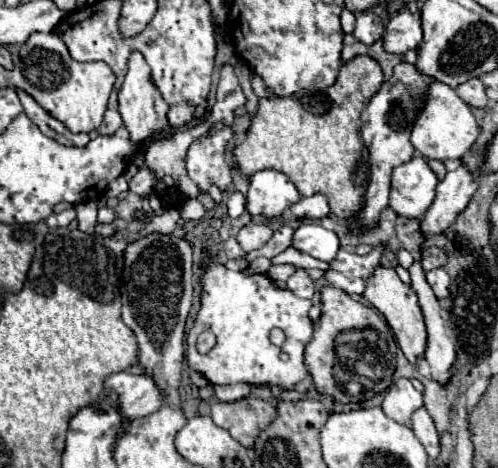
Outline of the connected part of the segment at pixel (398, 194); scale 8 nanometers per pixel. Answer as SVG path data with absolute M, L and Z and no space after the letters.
M414 156L392 172L392 198L396 200L390 200L390 208L398 216L422 218L434 200L436 184L438 178L426 158Z

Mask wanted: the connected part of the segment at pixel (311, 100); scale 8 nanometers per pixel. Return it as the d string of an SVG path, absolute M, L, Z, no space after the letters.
M356 56L352 62L342 64L334 86L322 92L298 92L290 98L260 98L260 110L252 118L246 140L234 148L238 168L242 174L252 176L260 170L278 170L286 174L302 196L324 194L330 204L330 212L338 218L352 218L364 208L364 194L370 182L368 150L360 138L360 114L370 98L380 90L384 82L382 68L370 56Z

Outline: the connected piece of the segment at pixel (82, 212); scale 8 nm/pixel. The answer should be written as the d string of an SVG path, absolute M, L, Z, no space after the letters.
M88 200L88 202L82 202L82 204L76 204L76 220L78 220L78 228L82 232L88 232L92 234L94 232L94 226L96 226L96 202L94 200Z

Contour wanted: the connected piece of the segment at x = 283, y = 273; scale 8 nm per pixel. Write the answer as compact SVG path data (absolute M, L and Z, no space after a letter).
M272 264L270 270L268 270L268 274L270 274L272 280L282 280L282 282L286 282L286 280L292 276L294 270L296 270L296 268L294 268L294 266L288 266L288 264Z

